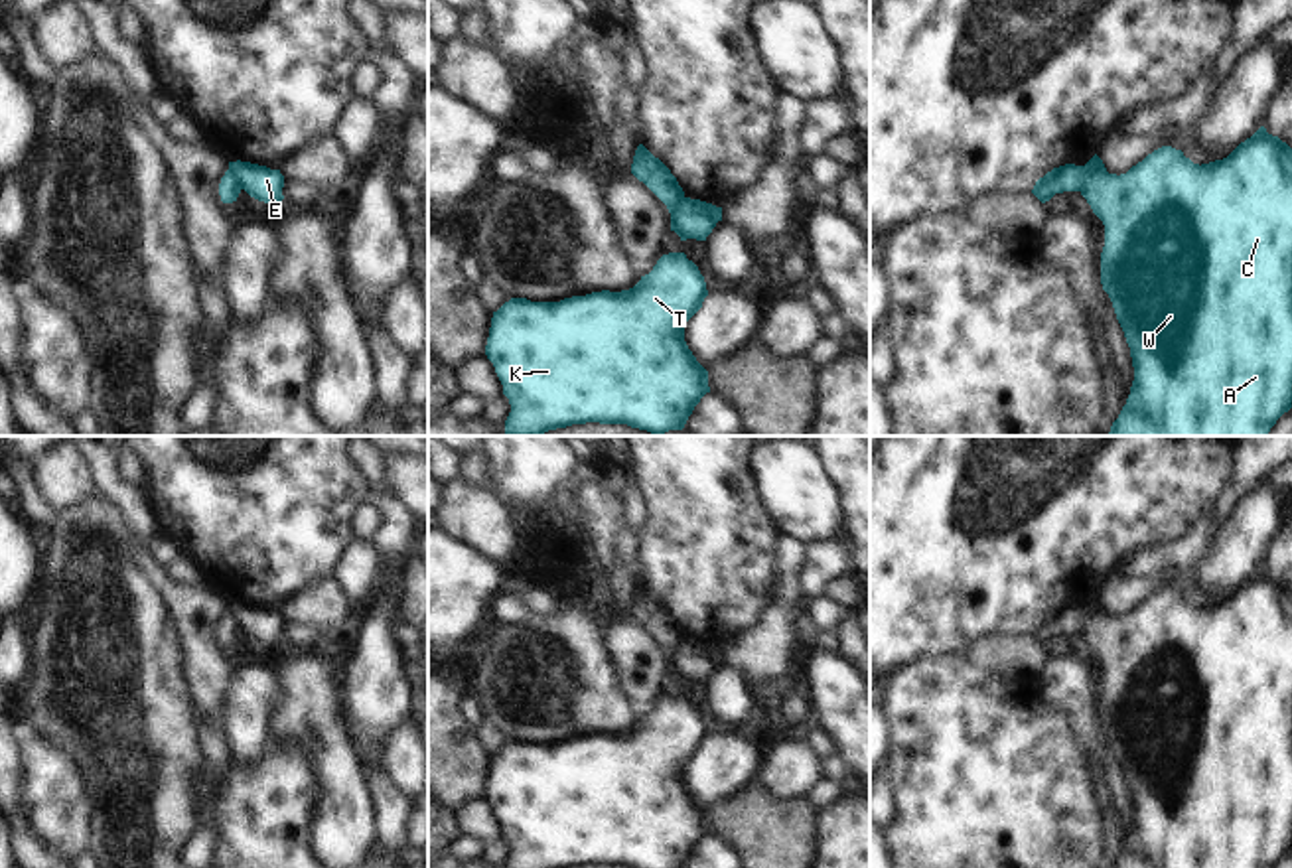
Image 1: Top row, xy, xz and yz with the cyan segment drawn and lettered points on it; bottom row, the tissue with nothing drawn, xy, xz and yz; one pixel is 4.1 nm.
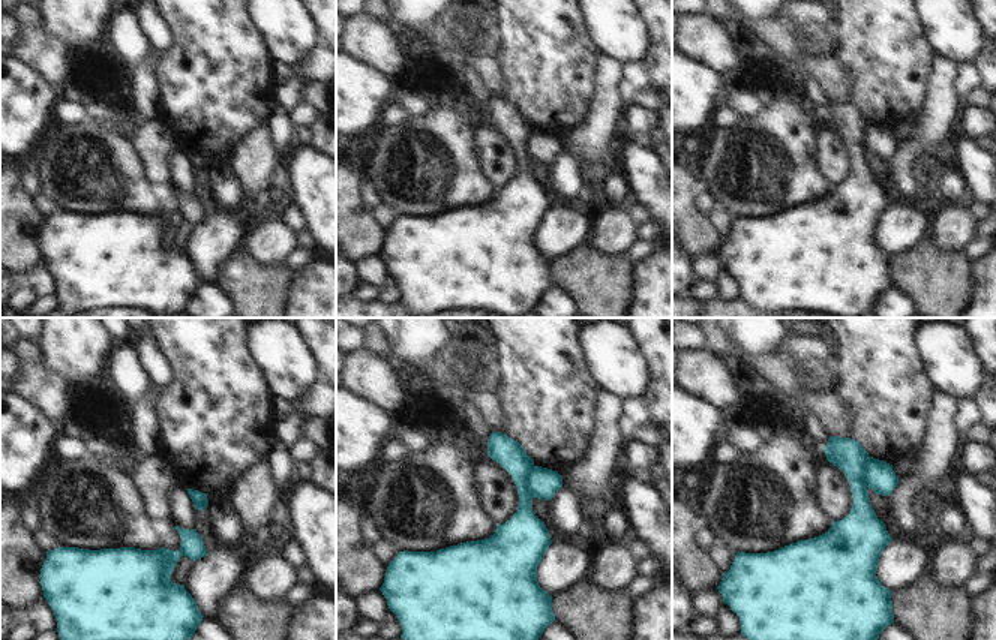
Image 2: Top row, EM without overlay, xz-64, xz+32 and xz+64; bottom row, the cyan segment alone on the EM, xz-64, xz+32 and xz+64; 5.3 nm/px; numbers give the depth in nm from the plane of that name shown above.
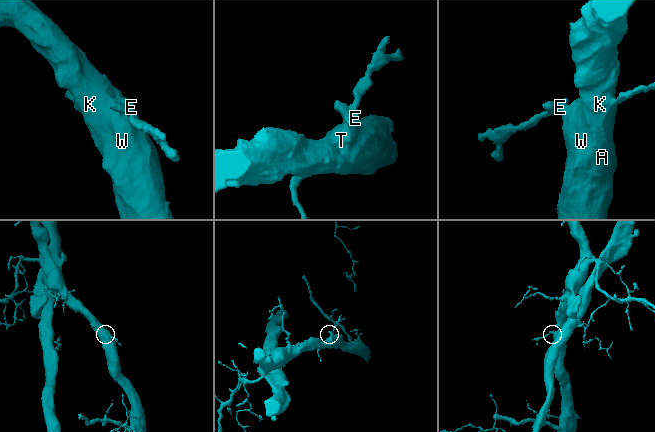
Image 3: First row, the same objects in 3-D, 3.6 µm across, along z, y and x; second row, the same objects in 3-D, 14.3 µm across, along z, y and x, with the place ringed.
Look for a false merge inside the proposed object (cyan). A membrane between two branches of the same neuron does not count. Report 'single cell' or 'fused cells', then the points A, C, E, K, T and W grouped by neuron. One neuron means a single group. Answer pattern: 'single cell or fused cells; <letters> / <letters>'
fused cells; A C K T W / E

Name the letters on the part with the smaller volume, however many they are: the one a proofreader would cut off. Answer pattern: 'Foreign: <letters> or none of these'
Foreign: E

